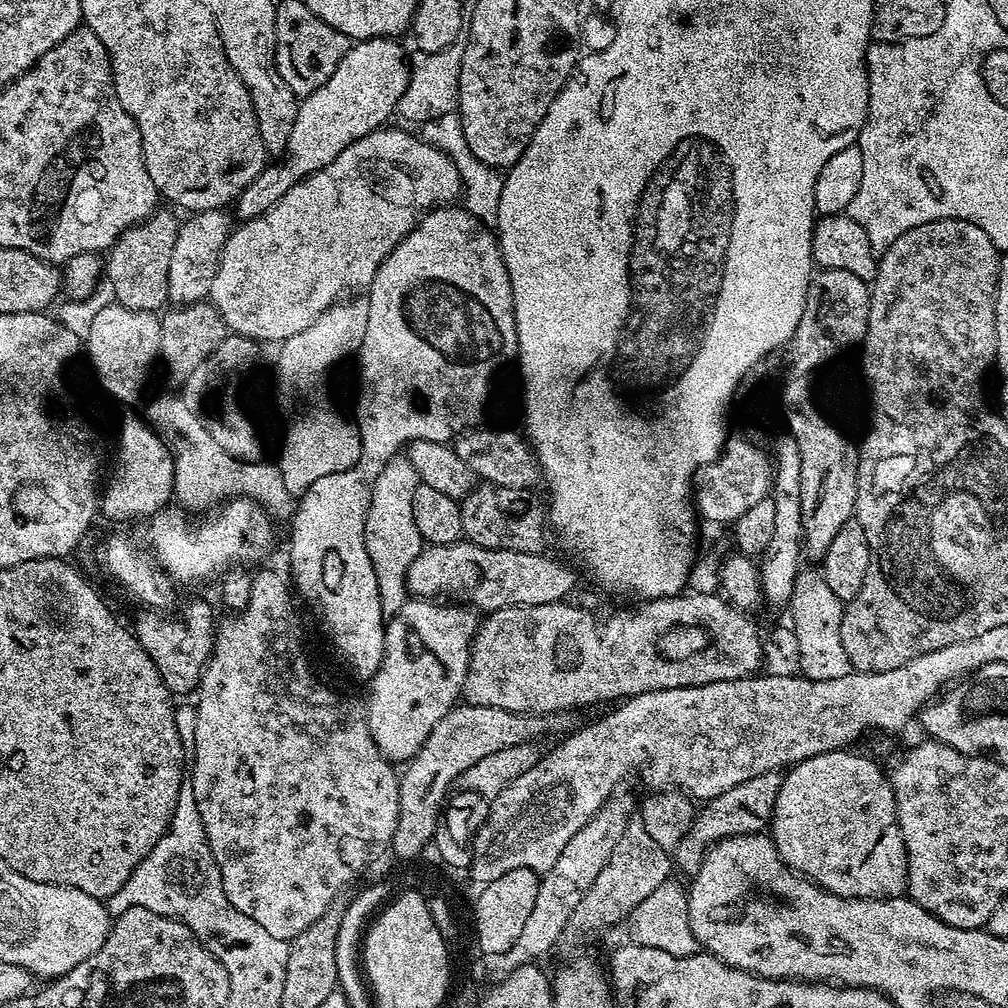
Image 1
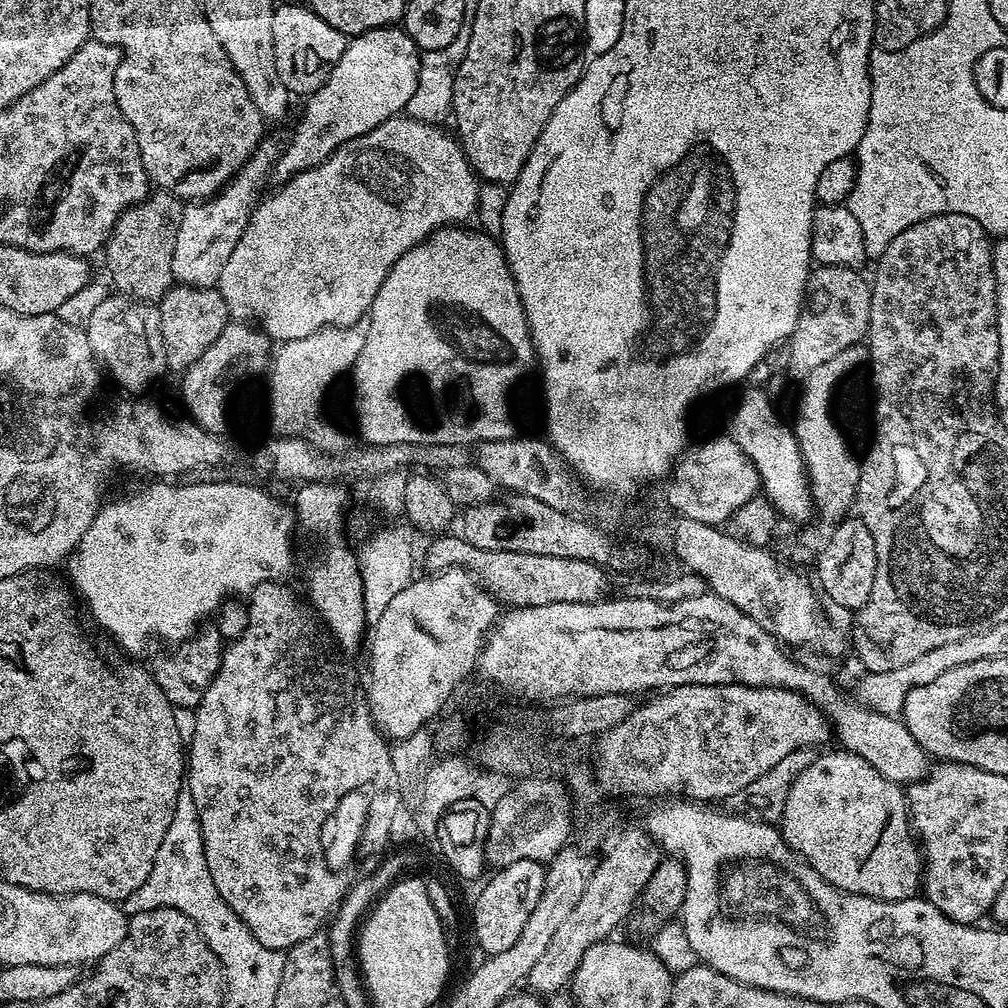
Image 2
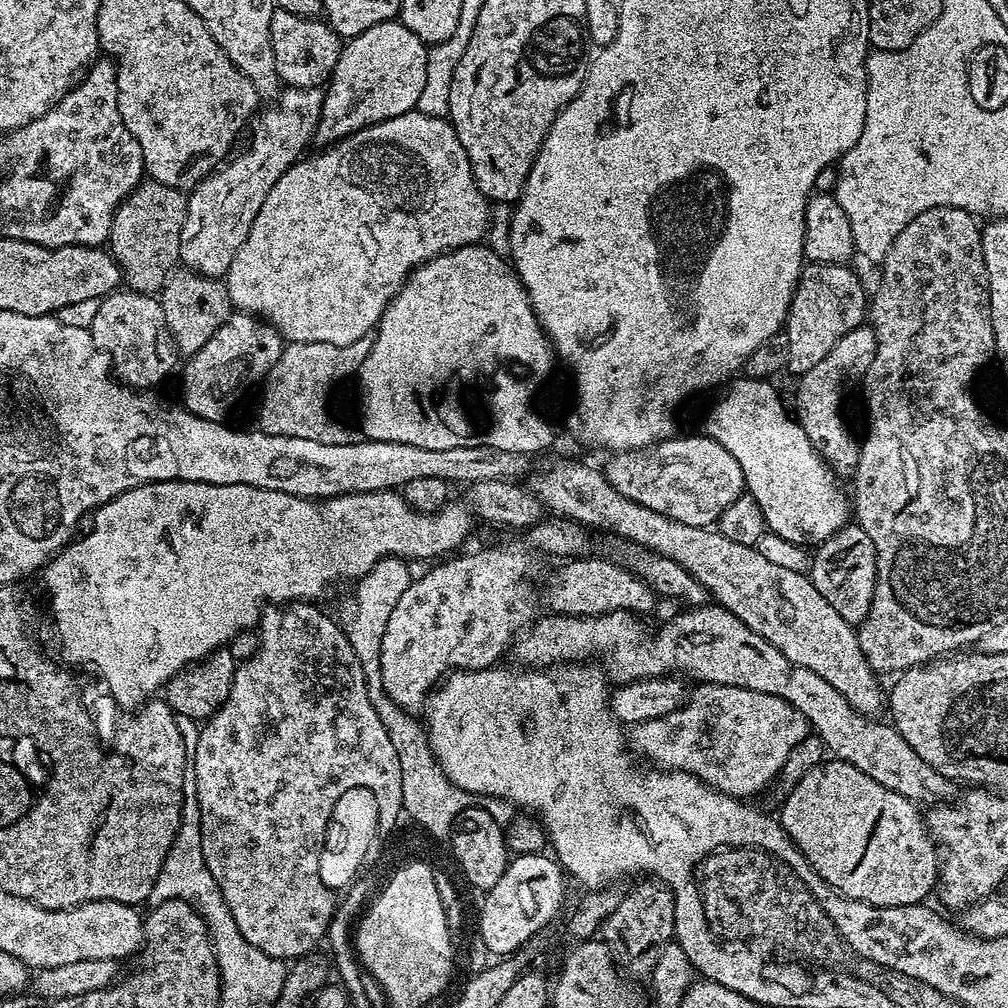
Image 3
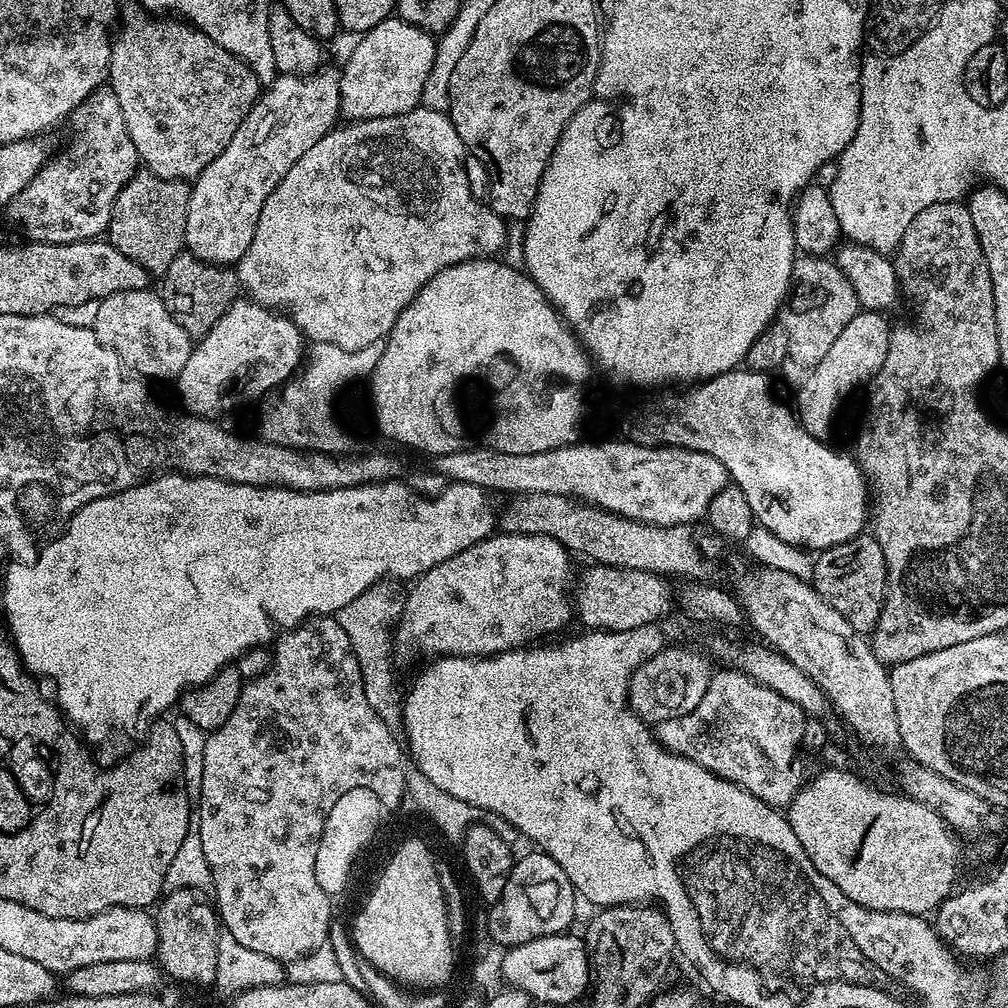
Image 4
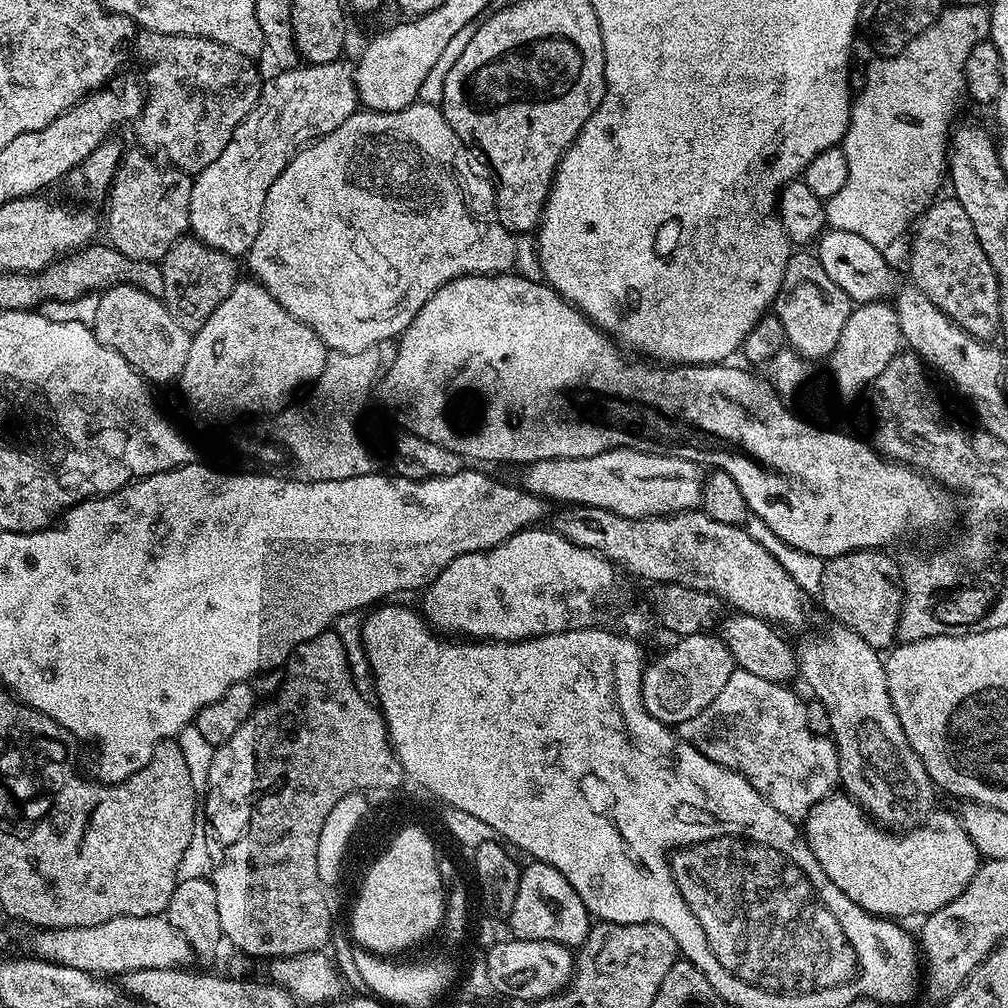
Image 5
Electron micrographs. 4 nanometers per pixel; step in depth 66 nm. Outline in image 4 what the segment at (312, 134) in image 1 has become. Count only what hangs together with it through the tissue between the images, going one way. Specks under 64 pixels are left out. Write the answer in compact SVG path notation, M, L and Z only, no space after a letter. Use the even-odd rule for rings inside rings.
M399 18L378 22L369 32L363 33L352 48L344 68L340 72L340 115L345 121L373 120L383 116L401 116L421 107L422 86L430 78L430 66L434 66L437 37Z

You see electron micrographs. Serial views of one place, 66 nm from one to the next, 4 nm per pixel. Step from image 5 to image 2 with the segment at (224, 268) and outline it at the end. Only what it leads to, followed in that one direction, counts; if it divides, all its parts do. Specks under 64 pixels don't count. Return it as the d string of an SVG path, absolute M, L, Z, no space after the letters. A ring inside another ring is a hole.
M173 283L163 298L158 301L162 318L162 342L164 343L164 359L167 367L186 370L214 342L218 342L218 334L229 327L228 307L222 298L219 287L195 288L189 284Z

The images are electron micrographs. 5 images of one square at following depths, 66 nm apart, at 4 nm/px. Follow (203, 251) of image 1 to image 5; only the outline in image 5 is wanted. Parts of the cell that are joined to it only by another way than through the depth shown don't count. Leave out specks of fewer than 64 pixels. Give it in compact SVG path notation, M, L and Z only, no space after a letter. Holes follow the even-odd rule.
M341 58L329 64L308 64L307 66L280 70L277 71L277 76L272 76L269 80L267 77L261 83L260 97L254 106L254 110L240 123L238 130L234 130L226 150L222 150L222 154L218 154L218 158L214 158L214 162L210 162L210 166L206 166L201 172L195 173L192 189L190 190L190 222L188 223L191 235L195 239L201 240L206 246L210 246L214 250L222 250L226 254L237 258L243 257L250 250L250 246L254 246L254 238L258 238L258 230L262 226L262 210L266 206L266 194L270 194L270 186L274 186L278 174L282 174L282 170L286 170L286 166L293 160L297 152L308 147L313 140L318 140L320 137L338 130L338 126L342 126L342 122L346 122L346 118L350 118L358 111L356 73L353 65L351 63L347 64L346 61L347 59Z

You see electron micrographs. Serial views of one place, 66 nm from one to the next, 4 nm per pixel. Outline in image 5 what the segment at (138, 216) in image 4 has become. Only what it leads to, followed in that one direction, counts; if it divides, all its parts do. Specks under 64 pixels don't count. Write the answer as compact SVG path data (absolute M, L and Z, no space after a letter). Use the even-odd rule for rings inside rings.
M133 146L129 152L127 149L106 193L107 243L126 258L163 261L165 254L189 231L192 182L189 173L161 162L143 148Z

